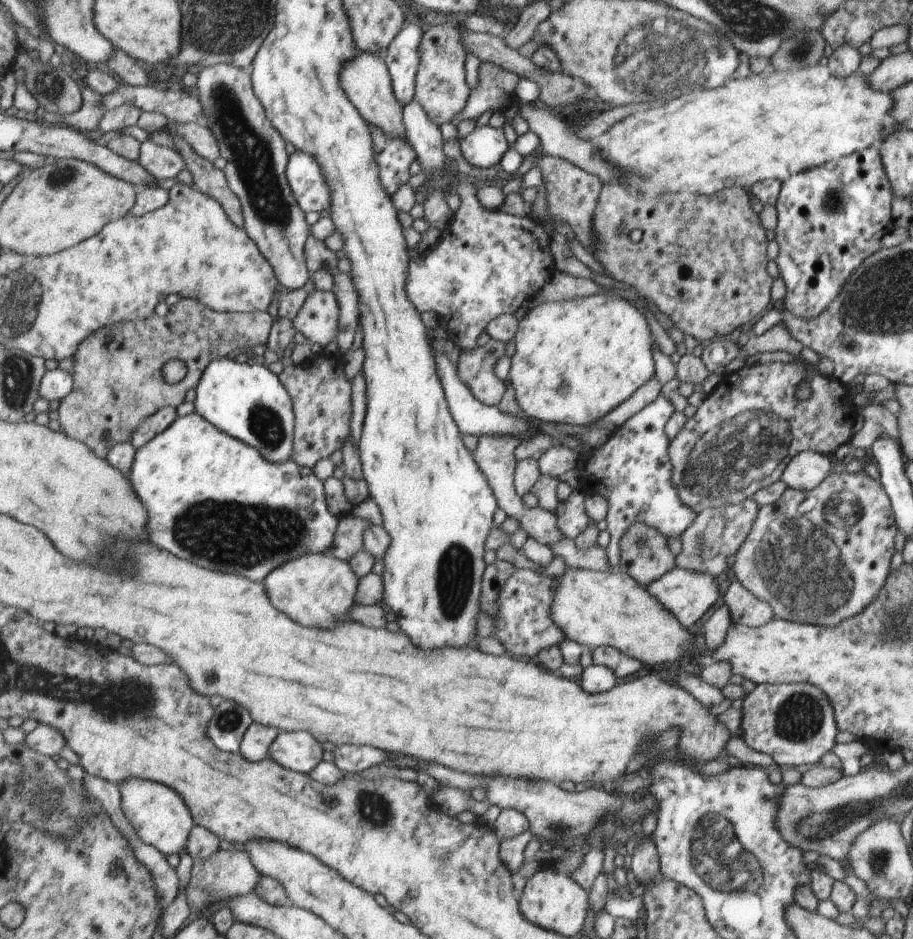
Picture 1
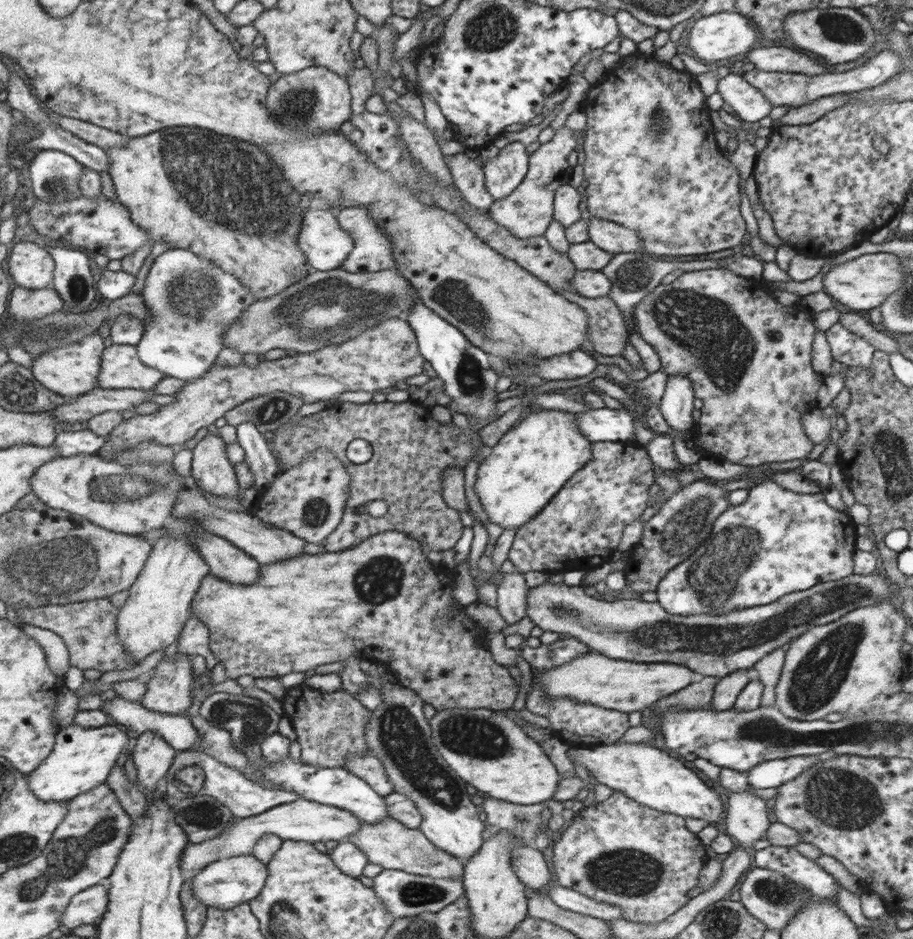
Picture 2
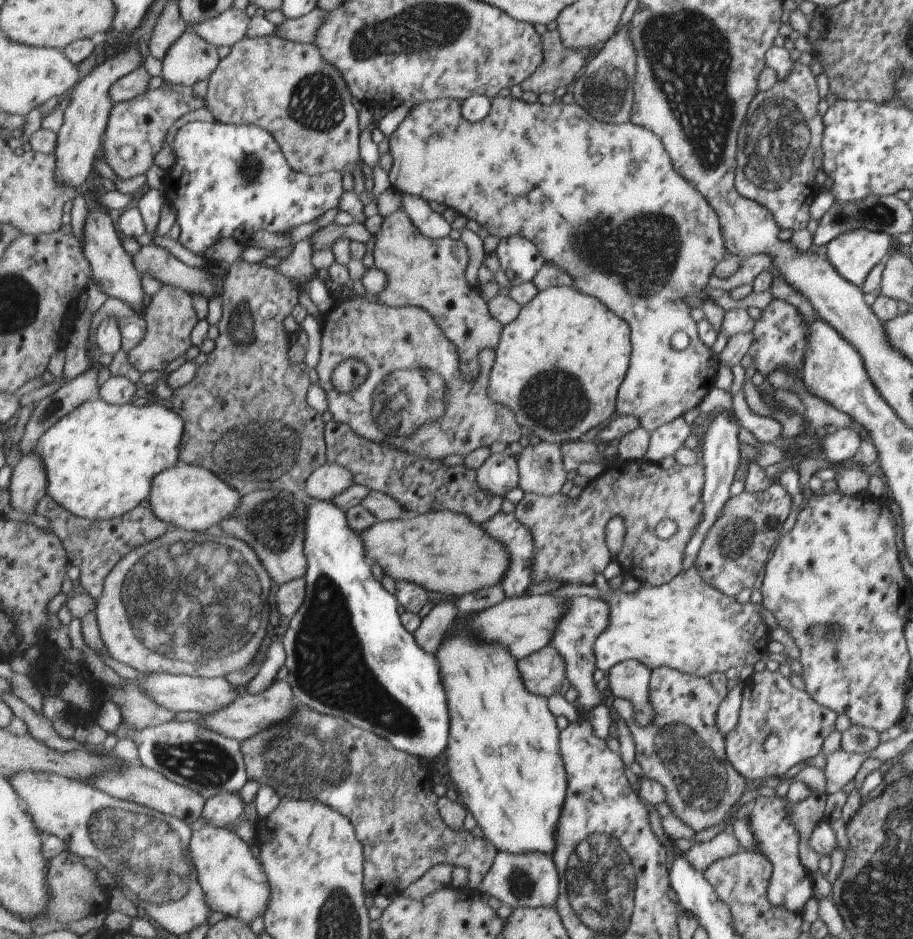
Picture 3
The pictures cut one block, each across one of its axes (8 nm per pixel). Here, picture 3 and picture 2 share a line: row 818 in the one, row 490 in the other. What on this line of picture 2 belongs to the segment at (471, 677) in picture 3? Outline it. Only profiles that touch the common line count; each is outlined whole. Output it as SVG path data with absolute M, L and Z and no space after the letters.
M531 407L514 424L515 428L511 427L502 434L499 441L487 451L476 470L474 491L489 522L503 529L519 529L536 516L549 502L549 498L559 490L559 486L571 478L573 472L583 468L591 458L591 448L584 435L577 432L575 419L573 413L566 411Z

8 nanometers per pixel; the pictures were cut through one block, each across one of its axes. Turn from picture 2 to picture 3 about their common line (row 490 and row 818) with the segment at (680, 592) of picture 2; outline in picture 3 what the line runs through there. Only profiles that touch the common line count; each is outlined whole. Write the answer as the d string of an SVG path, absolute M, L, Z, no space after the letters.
M756 796L748 814L748 827L758 849L755 852L759 852L772 864L772 874L767 888L770 904L793 914L799 914L805 902L813 896L813 888L811 888L811 878L805 874L805 870L797 860L799 833L791 822L788 804L791 802L786 796Z

